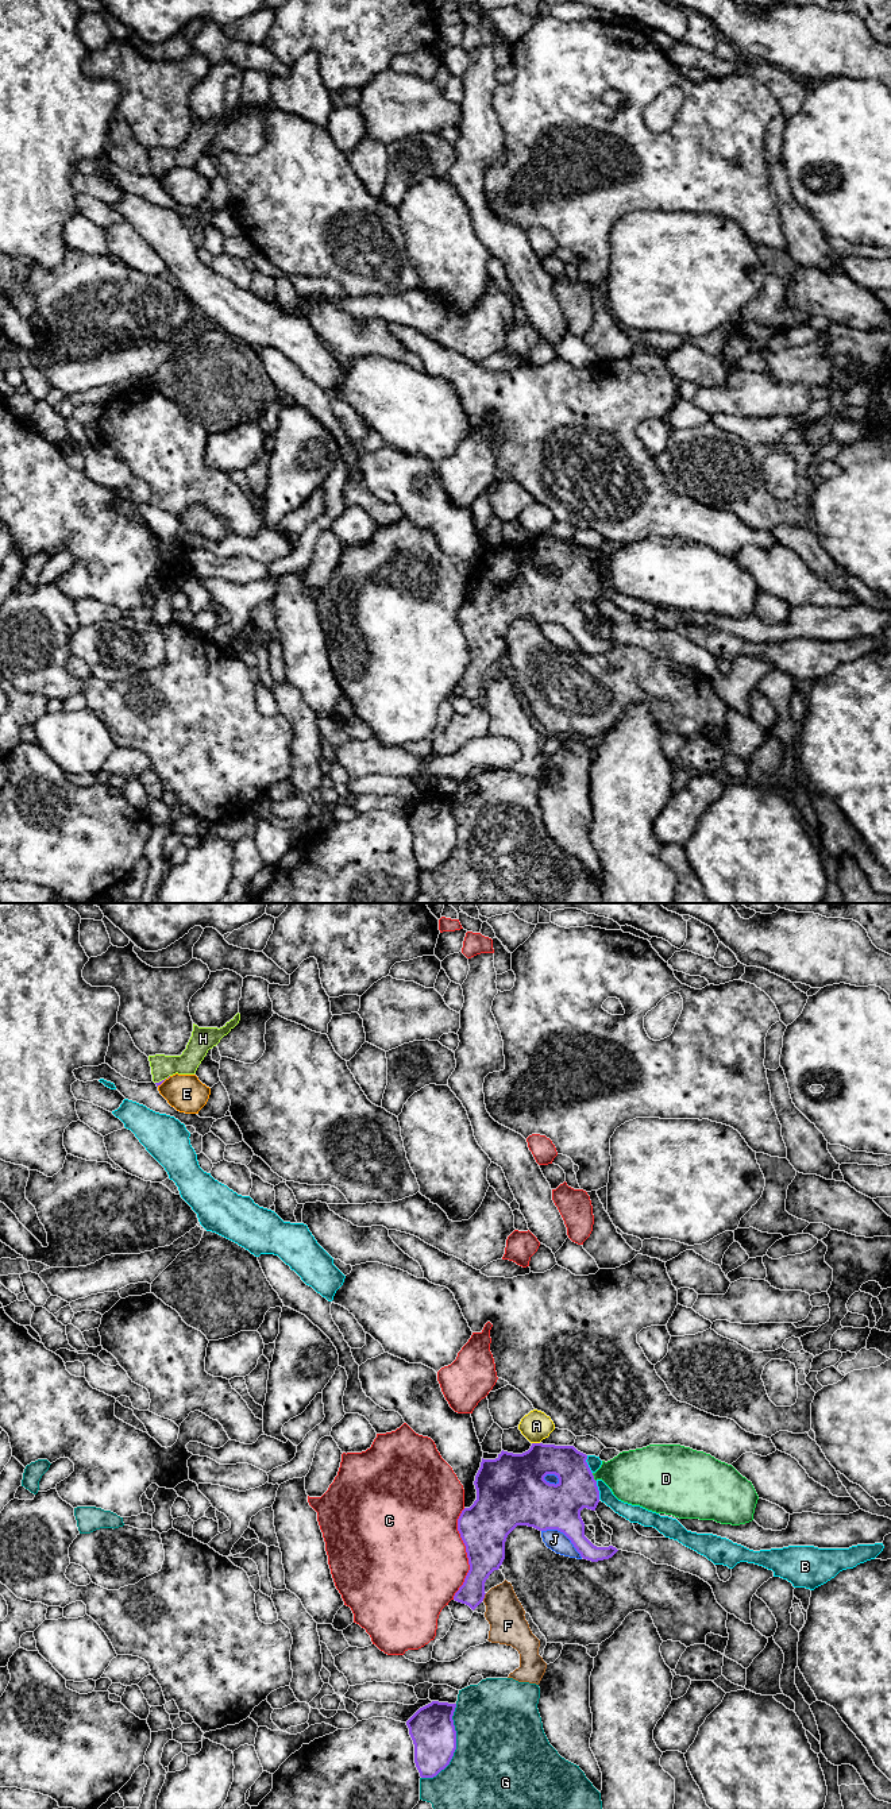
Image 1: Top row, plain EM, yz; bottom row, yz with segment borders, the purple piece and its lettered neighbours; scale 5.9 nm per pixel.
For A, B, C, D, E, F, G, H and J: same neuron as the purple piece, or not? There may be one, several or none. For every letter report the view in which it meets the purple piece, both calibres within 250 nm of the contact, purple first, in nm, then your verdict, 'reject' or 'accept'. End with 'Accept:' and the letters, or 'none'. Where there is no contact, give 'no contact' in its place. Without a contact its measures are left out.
A: yz | 320/180 nm | reject
B: yz | 260/100 nm | reject
C: yz | 300/480 nm | reject
D: yz | 240/320 nm | reject
E: yz | 20/220 nm | reject
F: yz | 200/220 nm | reject
G: yz | 260/500 nm | reject
H: yz | 20/140 nm | accept
J: yz | 280/120 nm | reject
Accept: H

